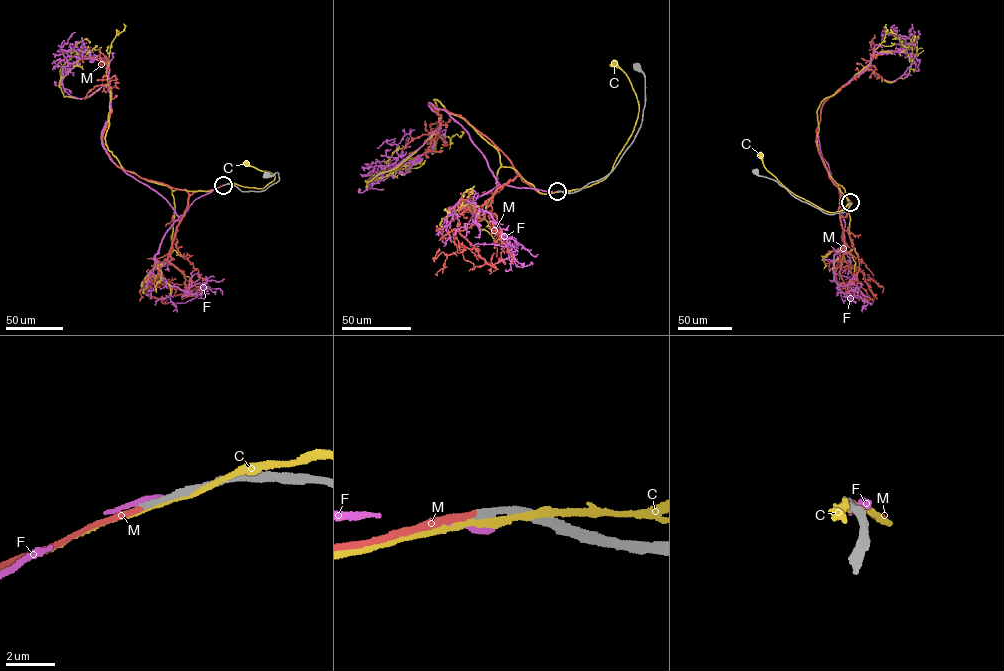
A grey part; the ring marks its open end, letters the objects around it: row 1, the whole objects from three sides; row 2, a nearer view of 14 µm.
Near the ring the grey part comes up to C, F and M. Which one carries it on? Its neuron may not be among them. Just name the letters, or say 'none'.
M

